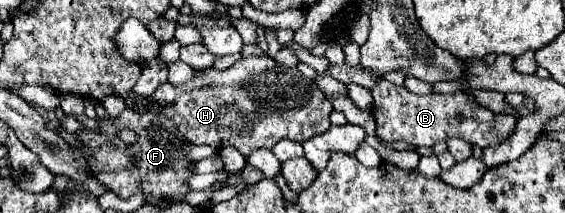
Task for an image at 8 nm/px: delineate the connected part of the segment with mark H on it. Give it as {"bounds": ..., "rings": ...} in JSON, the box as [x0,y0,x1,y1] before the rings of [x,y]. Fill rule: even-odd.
{"bounds":[147,56,333,156],"rings":[[[243,56],[227,70],[217,68],[205,68],[197,70],[193,80],[185,84],[171,84],[163,82],[157,86],[157,90],[147,96],[149,110],[155,114],[165,114],[173,120],[179,134],[185,138],[185,142],[191,144],[207,144],[217,150],[225,146],[235,146],[243,156],[249,156],[251,152],[259,148],[273,148],[279,140],[289,138],[295,142],[305,142],[313,136],[323,134],[331,122],[329,114],[333,110],[331,102],[323,96],[319,86],[313,80],[307,80],[297,68],[285,68],[285,66],[273,66],[269,68],[269,56]]]}

